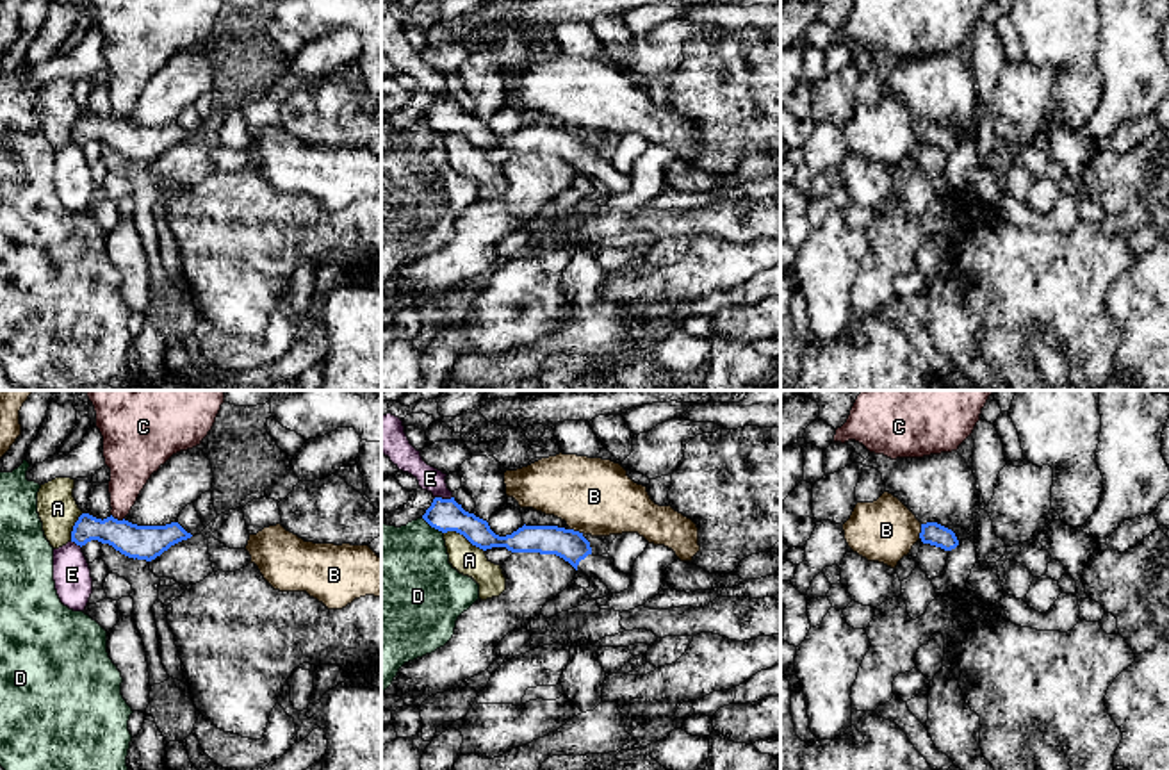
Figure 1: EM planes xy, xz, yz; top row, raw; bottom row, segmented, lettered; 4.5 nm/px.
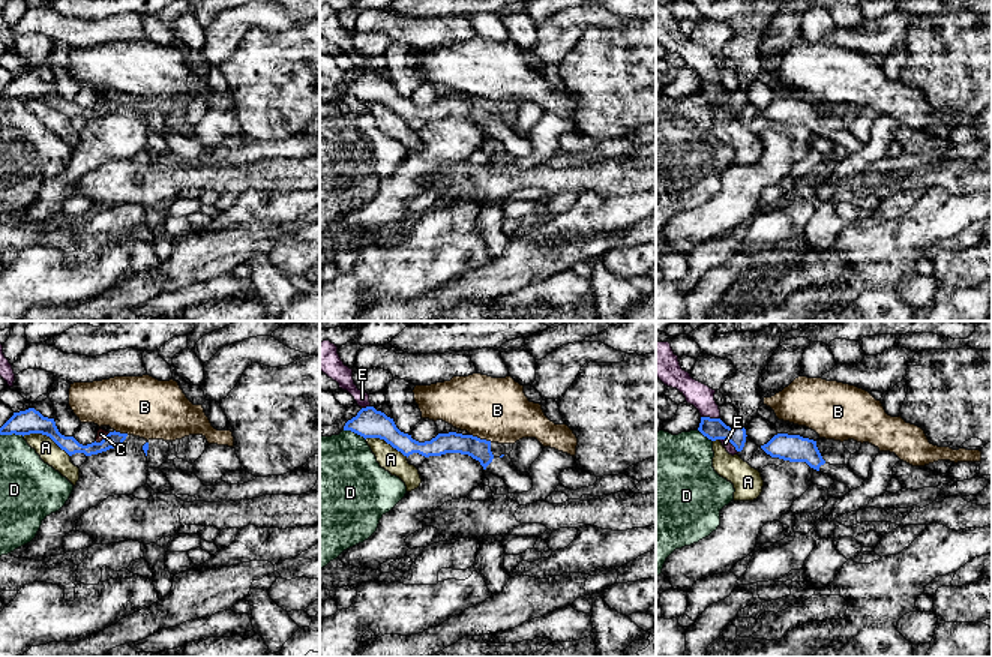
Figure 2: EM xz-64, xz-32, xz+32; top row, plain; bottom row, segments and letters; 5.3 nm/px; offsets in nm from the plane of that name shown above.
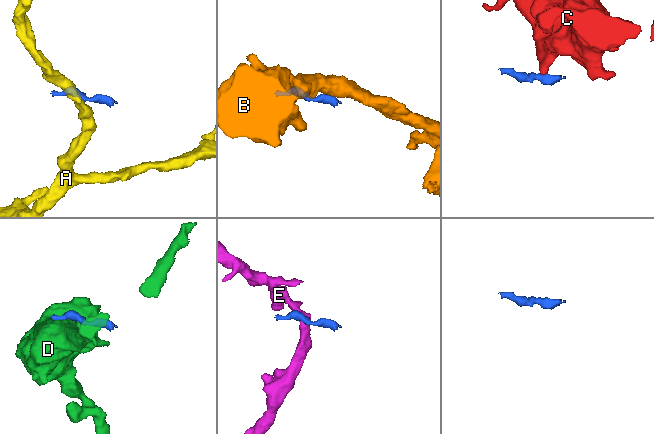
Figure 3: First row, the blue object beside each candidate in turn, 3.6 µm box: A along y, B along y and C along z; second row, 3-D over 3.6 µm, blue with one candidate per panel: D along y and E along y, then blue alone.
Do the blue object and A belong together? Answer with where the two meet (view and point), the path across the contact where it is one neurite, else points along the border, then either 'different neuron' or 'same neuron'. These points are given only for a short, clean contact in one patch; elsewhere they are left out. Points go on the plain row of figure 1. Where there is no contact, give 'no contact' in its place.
xz (464, 136) | along xz (444, 132), (458, 132), (483, 152) | different neuron

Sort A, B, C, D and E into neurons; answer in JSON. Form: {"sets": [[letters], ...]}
{"sets": [["A"], ["B"], ["C"], ["D"], ["E"]]}

